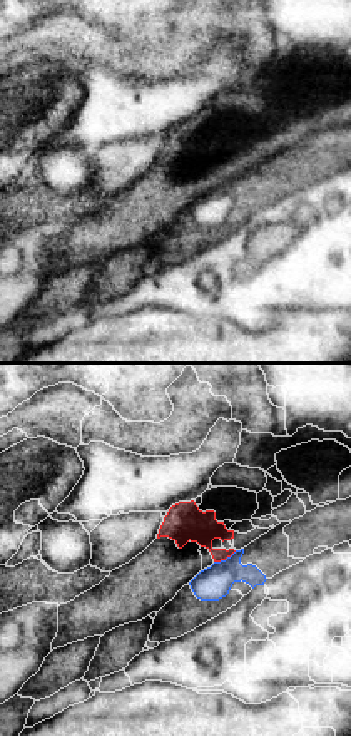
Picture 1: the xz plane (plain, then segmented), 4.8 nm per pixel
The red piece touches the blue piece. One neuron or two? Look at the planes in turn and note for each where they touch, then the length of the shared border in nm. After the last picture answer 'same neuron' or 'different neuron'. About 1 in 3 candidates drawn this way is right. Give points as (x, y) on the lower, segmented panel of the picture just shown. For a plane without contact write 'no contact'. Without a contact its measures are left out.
contact (224, 559); length 130 nm

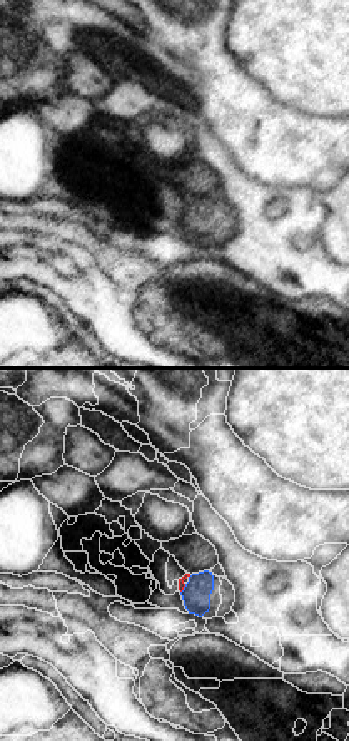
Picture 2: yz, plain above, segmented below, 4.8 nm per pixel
contact (182, 589); length 50 nm

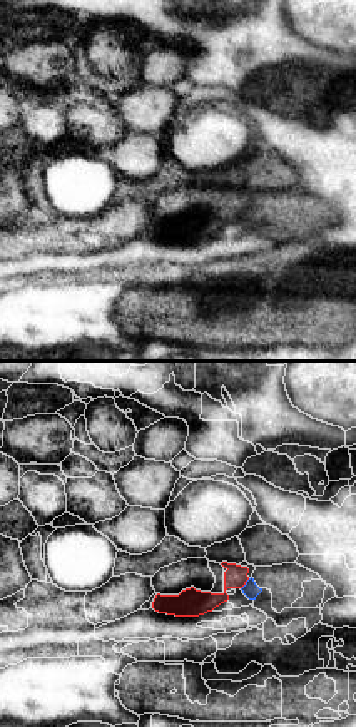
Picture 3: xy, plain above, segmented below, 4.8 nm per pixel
contact (244, 584); length 70 nm

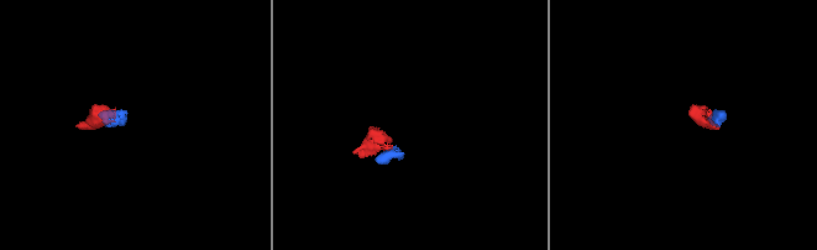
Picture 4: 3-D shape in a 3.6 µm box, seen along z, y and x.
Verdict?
different neuron

